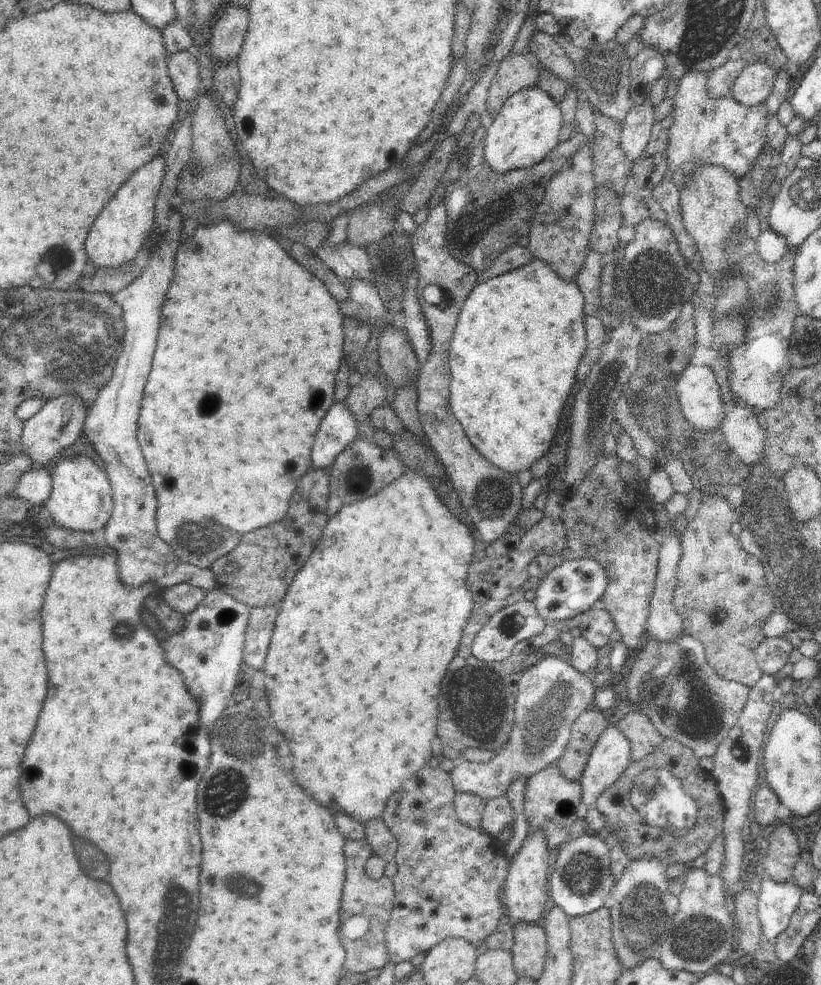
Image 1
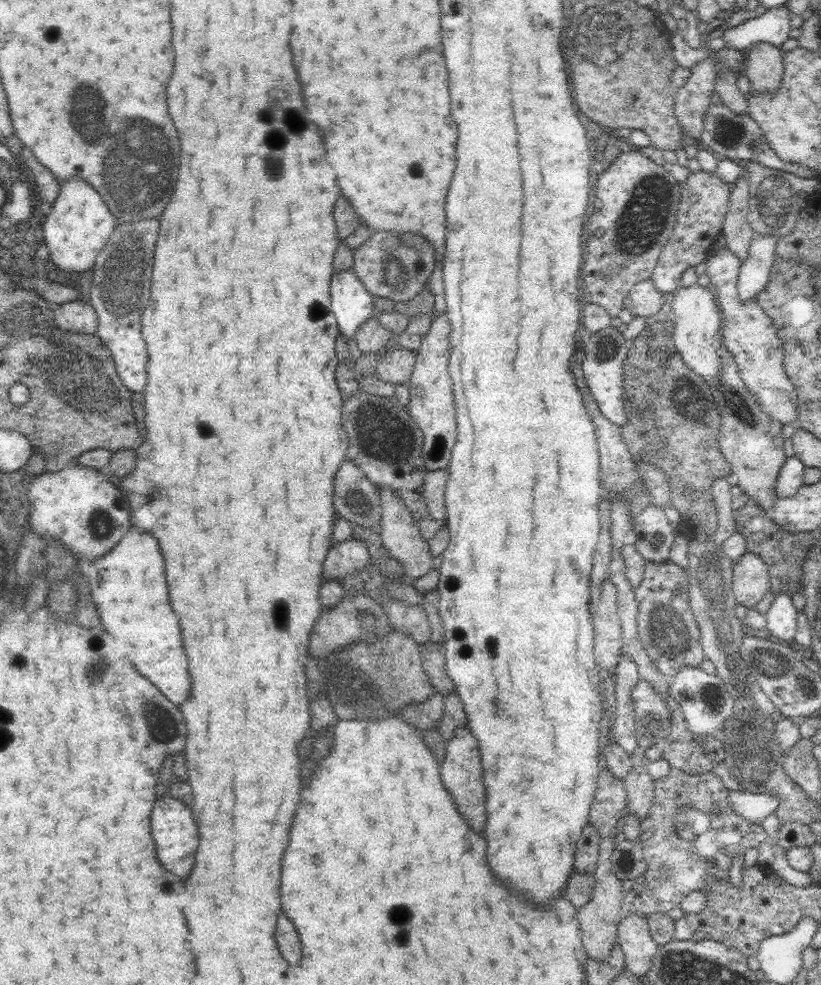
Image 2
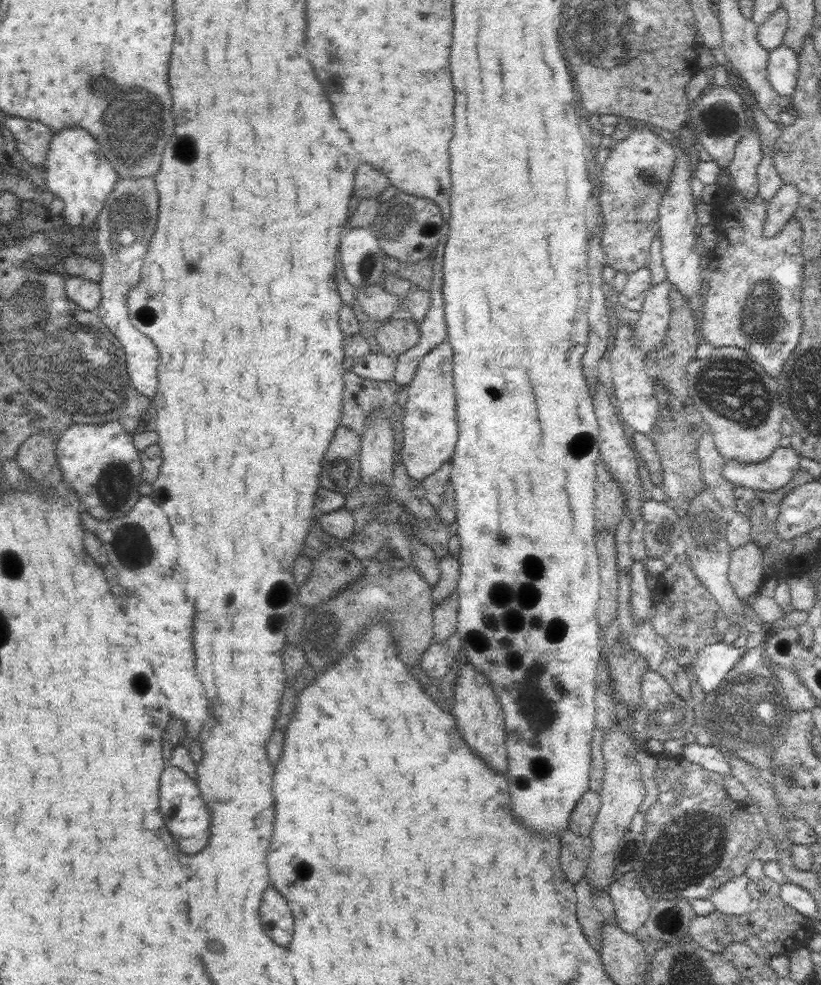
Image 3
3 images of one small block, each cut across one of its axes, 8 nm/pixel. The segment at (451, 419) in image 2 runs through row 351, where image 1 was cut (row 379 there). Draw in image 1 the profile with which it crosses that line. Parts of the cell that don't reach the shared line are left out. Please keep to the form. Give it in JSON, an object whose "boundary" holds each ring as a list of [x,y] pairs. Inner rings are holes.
{"boundary":[[[445,198],[429,210],[427,220],[411,232],[411,248],[413,256],[417,260],[417,302],[425,312],[427,328],[431,332],[431,354],[429,360],[419,368],[417,372],[417,412],[421,428],[425,430],[425,436],[429,438],[429,444],[433,446],[435,454],[439,456],[441,468],[449,474],[451,486],[455,494],[459,496],[461,506],[465,506],[465,512],[473,518],[475,534],[477,538],[489,546],[491,542],[497,542],[517,518],[523,504],[523,488],[519,486],[519,478],[515,474],[509,474],[497,466],[493,466],[489,460],[485,460],[467,440],[461,424],[455,420],[451,406],[449,406],[449,382],[451,382],[451,368],[449,368],[449,342],[451,334],[457,324],[457,316],[461,312],[461,306],[465,304],[465,298],[469,298],[471,290],[477,286],[477,272],[453,258],[447,252],[445,236],[447,236],[447,208]]]}

